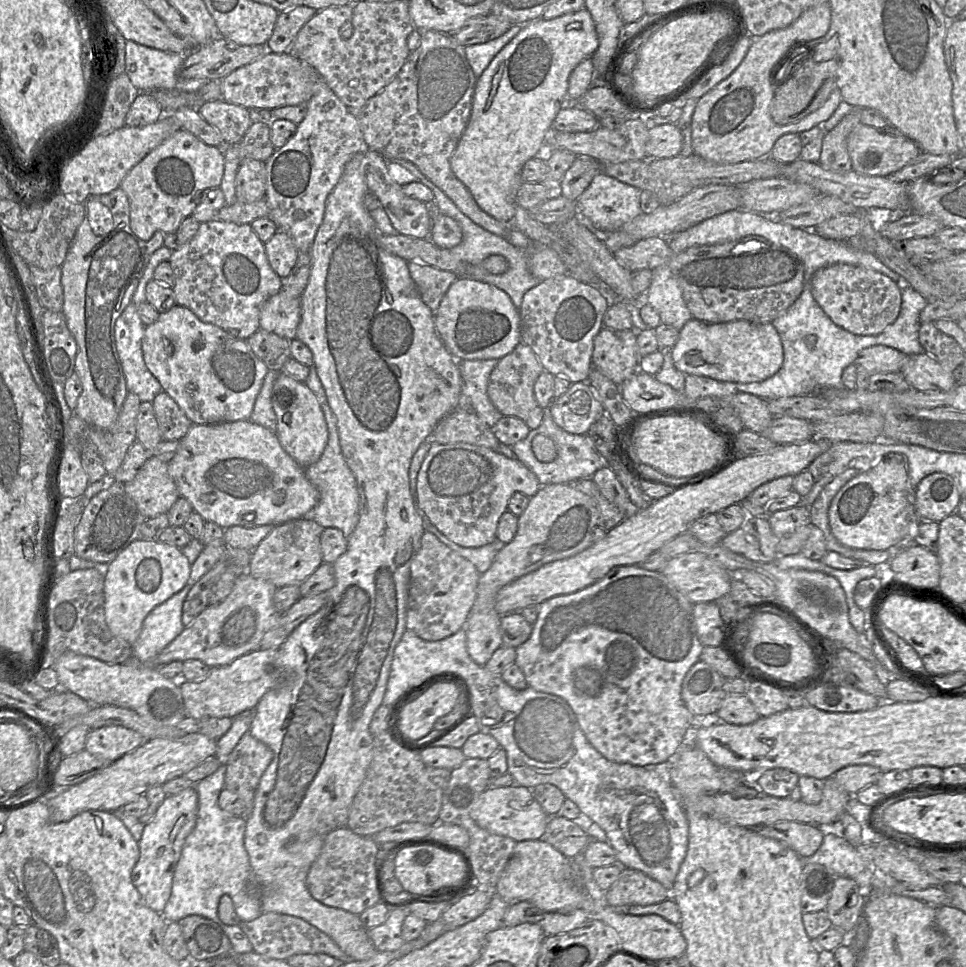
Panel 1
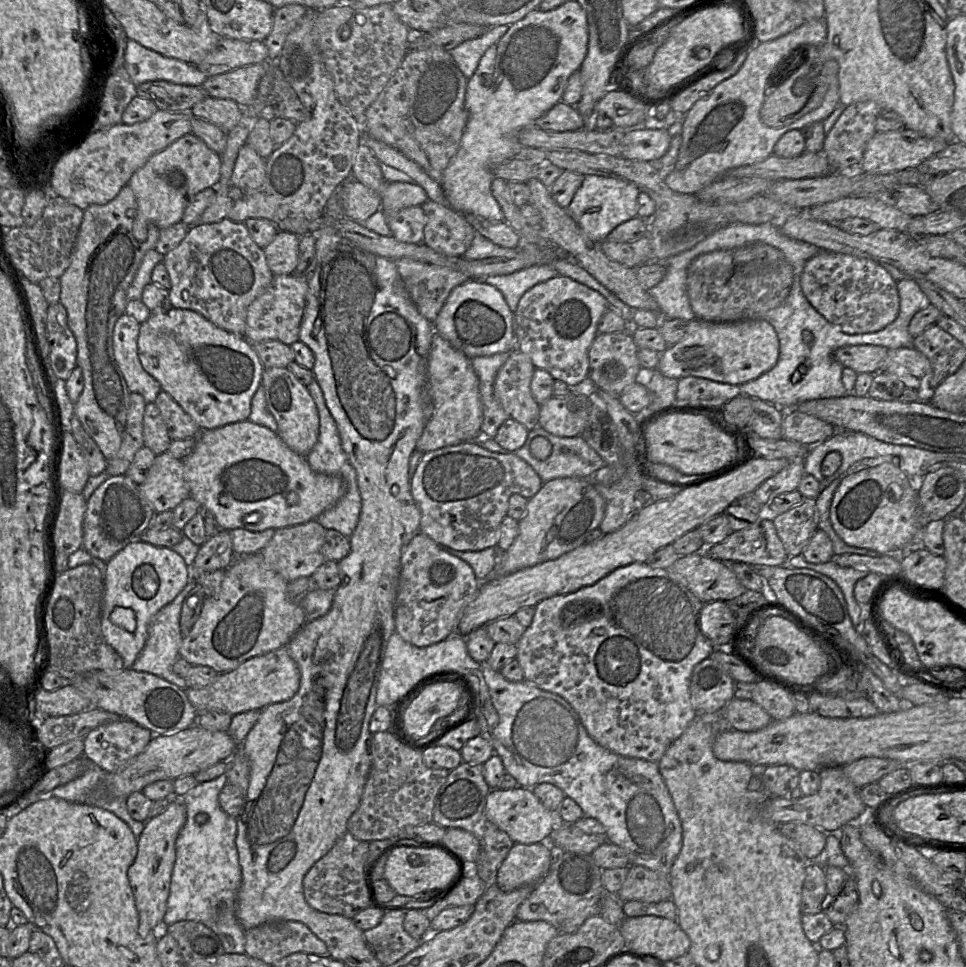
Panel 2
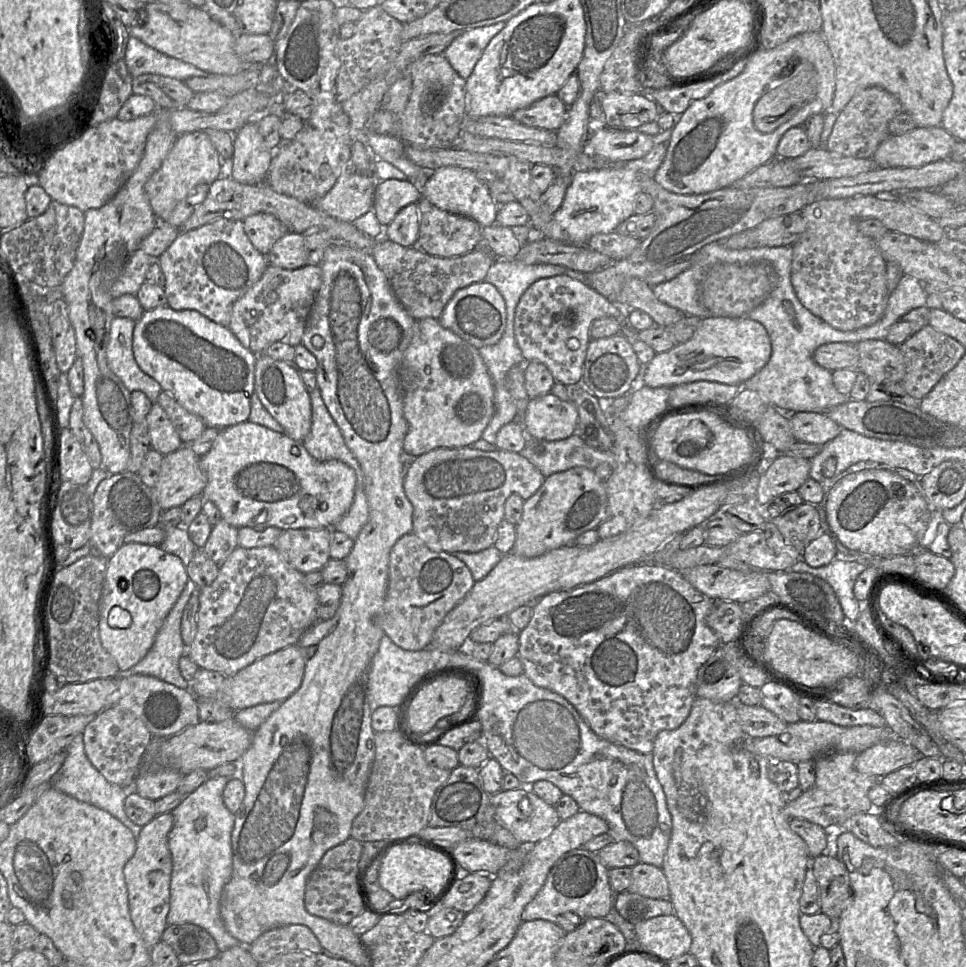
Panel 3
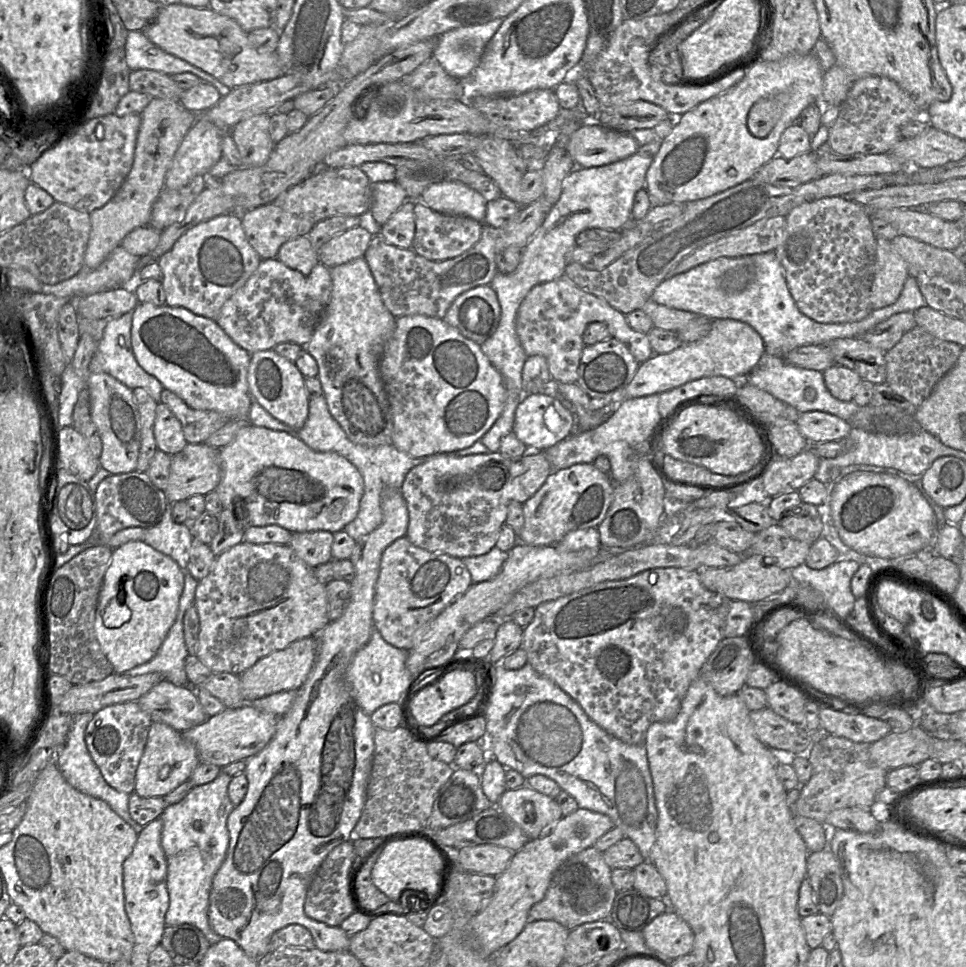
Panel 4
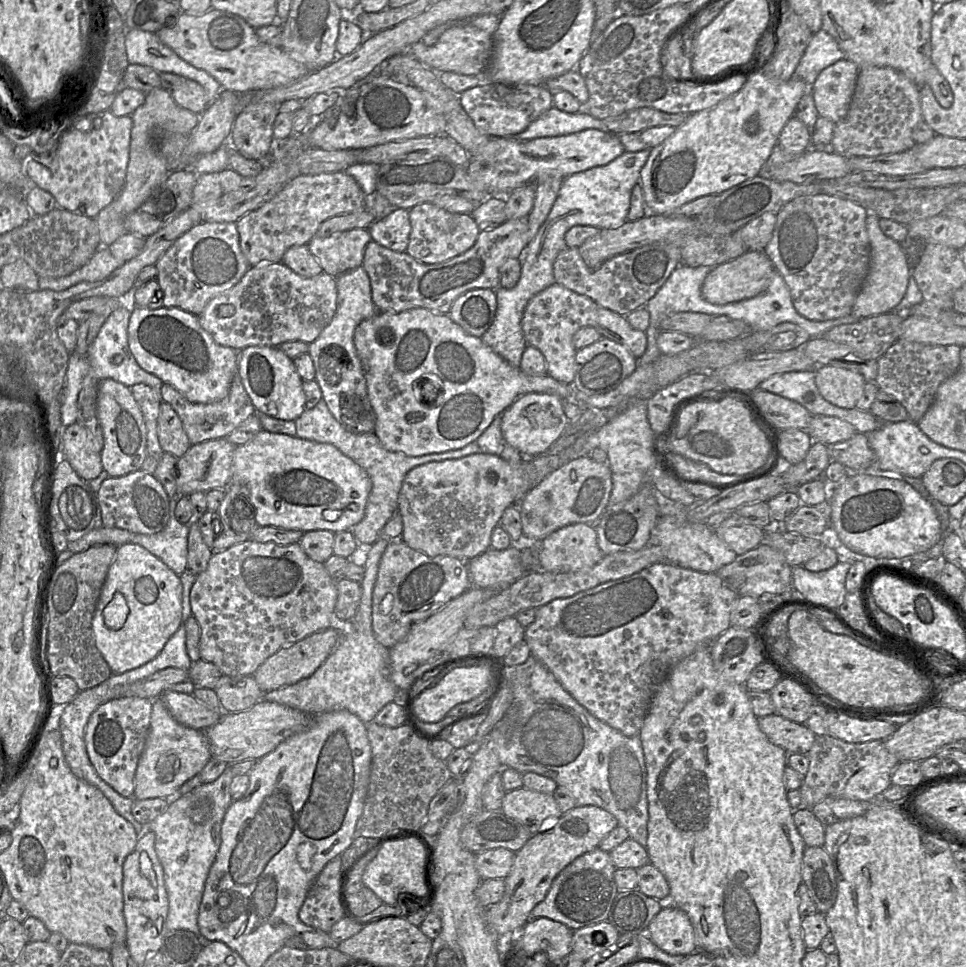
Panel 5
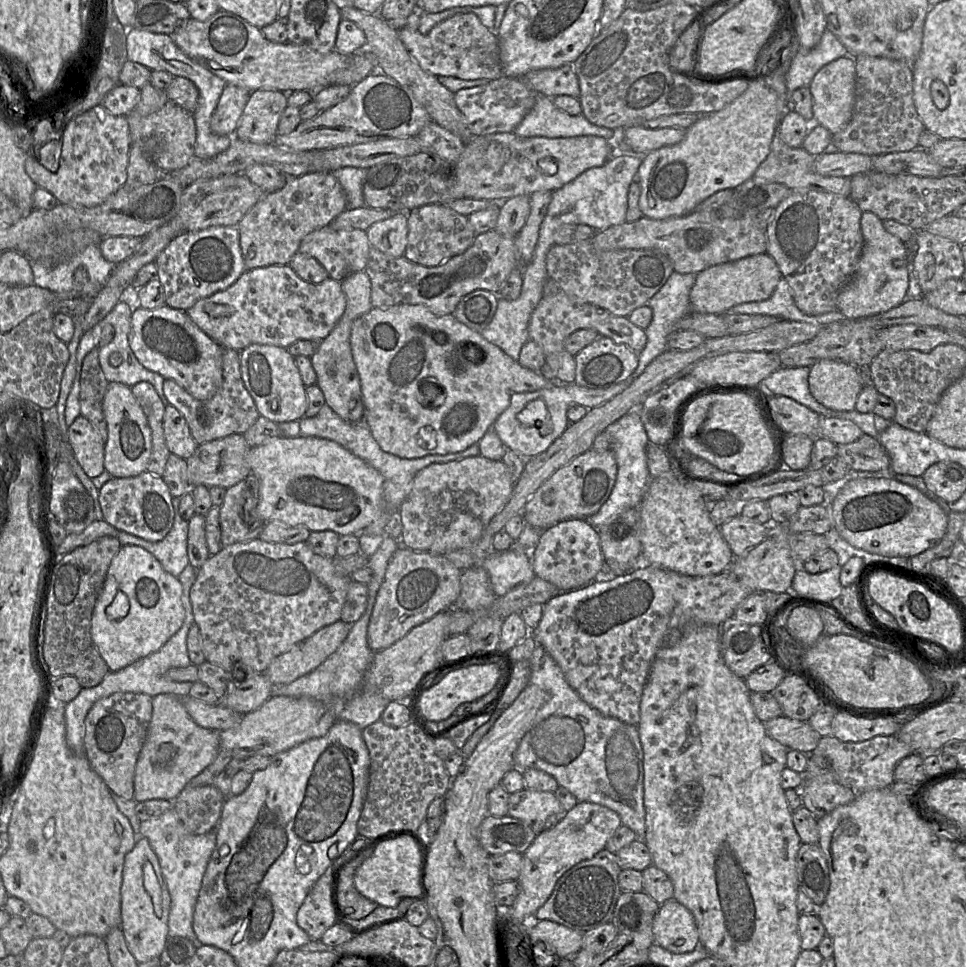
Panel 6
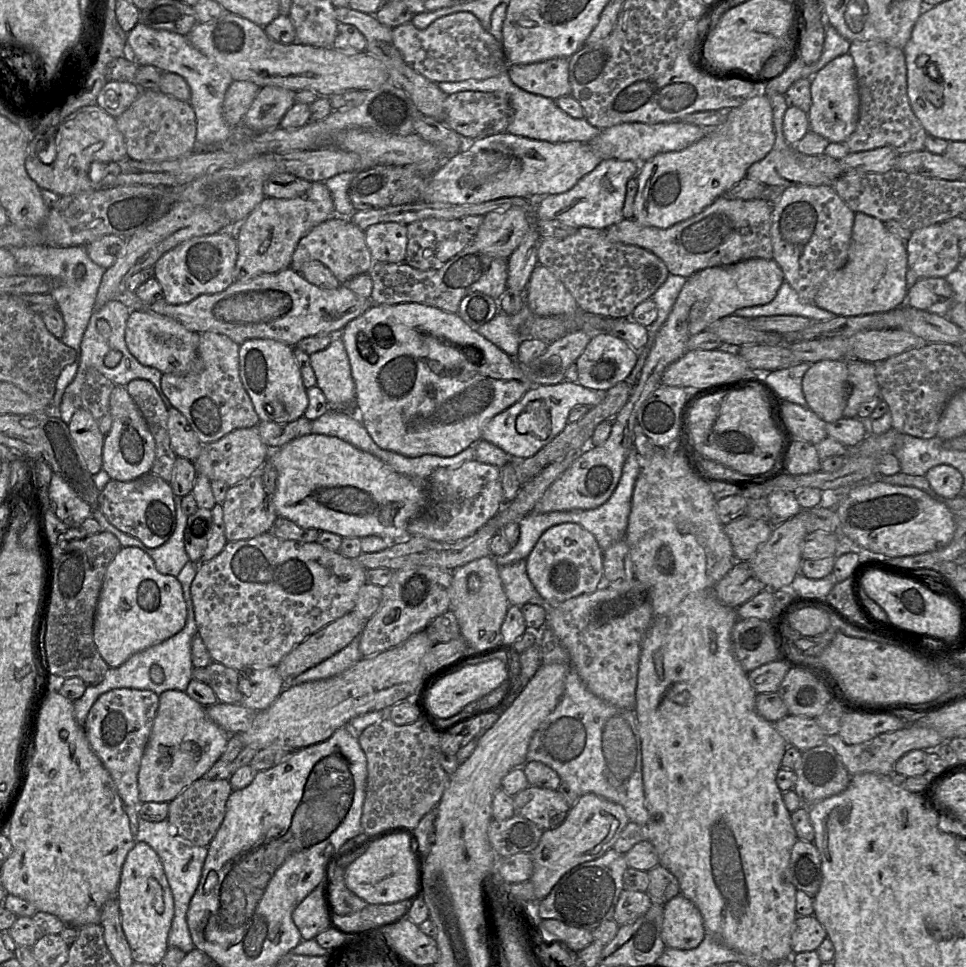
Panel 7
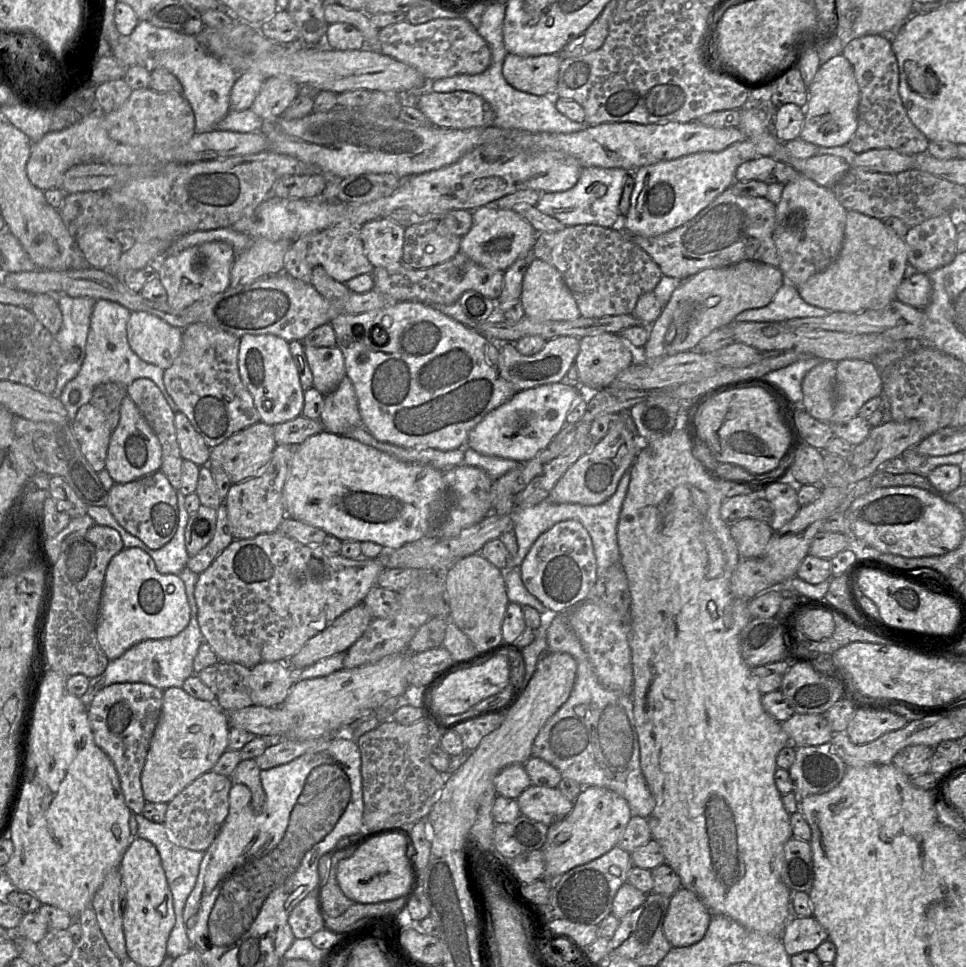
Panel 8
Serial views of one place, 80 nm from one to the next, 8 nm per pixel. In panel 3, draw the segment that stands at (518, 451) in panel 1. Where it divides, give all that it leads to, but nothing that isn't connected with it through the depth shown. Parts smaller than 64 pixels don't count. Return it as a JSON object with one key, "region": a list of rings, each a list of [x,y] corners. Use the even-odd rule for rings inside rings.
{"region":[[[576,433],[556,441],[527,437],[526,445],[519,454],[533,464],[545,478],[574,467],[594,470],[601,463],[607,463],[613,469],[615,462],[613,448],[608,451],[592,448]]]}

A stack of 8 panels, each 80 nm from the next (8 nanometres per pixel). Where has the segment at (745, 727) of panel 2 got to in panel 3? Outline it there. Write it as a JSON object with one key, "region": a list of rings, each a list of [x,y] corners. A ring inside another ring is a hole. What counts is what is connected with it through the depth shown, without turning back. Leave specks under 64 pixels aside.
{"region":[[[737,704],[737,714],[747,738],[778,736],[786,732],[788,724],[762,705]]]}

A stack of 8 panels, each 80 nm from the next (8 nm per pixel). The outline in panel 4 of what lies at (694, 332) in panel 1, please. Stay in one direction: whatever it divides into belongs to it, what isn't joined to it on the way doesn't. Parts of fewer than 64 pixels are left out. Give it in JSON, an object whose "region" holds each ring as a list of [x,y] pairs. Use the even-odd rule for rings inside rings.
{"region":[[[716,319],[712,321],[708,335],[693,343],[683,343],[682,346],[669,353],[653,354],[648,360],[639,364],[633,379],[626,388],[604,398],[610,398],[613,404],[620,404],[625,399],[659,395],[692,380],[709,376],[724,376],[737,380],[738,384],[748,383],[747,376],[755,369],[764,353],[765,344],[762,337],[749,324],[732,319]]]}

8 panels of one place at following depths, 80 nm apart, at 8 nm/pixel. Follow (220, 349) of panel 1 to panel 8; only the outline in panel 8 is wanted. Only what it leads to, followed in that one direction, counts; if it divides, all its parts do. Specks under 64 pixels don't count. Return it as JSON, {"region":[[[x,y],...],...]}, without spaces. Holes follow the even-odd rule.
{"region":[[[131,312],[126,331],[133,352],[163,370],[173,364],[180,352],[182,329],[147,312]]]}

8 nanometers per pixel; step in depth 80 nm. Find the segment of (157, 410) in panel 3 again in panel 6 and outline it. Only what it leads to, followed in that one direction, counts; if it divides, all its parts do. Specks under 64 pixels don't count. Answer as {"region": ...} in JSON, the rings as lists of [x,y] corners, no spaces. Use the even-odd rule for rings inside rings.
{"region":[[[171,404],[165,406],[163,430],[166,445],[171,454],[185,460],[192,456],[198,444],[183,415]]]}

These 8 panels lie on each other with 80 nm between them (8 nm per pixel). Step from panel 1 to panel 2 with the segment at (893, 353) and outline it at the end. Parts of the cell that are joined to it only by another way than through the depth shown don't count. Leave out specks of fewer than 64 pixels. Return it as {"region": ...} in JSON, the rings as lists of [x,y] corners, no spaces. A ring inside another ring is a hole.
{"region":[[[877,345],[844,346],[836,349],[833,357],[843,367],[856,373],[880,372],[884,367],[888,349]]]}

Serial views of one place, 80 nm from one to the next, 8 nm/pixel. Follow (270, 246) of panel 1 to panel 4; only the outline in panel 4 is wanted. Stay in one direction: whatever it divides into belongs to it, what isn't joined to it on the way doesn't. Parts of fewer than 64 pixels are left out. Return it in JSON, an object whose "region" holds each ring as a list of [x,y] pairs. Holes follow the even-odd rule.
{"region":[[[298,236],[285,242],[279,248],[276,258],[285,266],[304,275],[309,274],[319,263],[317,251],[307,236]]]}

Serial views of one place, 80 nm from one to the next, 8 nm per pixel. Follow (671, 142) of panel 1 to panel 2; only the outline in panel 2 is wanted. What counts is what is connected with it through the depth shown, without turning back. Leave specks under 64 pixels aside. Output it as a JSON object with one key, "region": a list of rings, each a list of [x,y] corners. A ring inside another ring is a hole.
{"region":[[[628,129],[622,140],[619,157],[654,161],[663,157],[669,149],[671,136],[667,129]]]}

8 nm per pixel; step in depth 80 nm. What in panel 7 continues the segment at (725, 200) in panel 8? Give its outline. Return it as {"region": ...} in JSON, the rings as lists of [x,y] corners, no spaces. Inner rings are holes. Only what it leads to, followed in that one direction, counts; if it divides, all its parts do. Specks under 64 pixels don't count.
{"region":[[[720,196],[699,214],[666,229],[643,225],[633,218],[624,218],[605,230],[610,240],[649,250],[663,260],[670,274],[688,278],[694,273],[709,267],[733,265],[753,258],[773,259],[770,235],[772,206],[773,204],[761,198],[741,200],[727,199],[724,196]]]}

